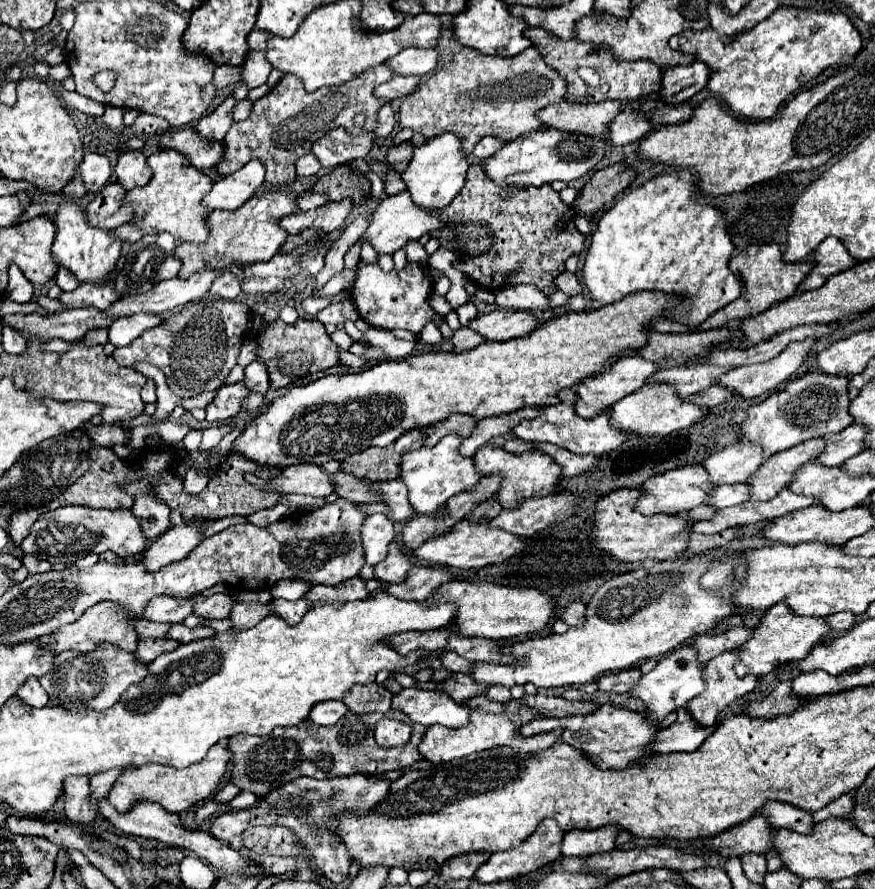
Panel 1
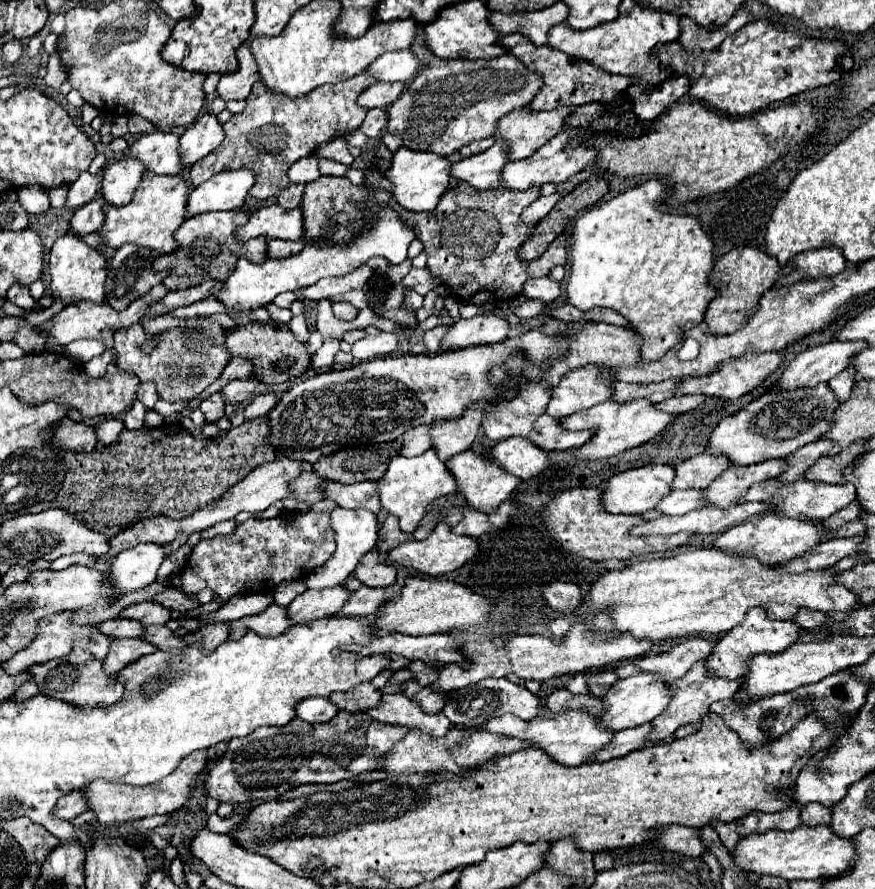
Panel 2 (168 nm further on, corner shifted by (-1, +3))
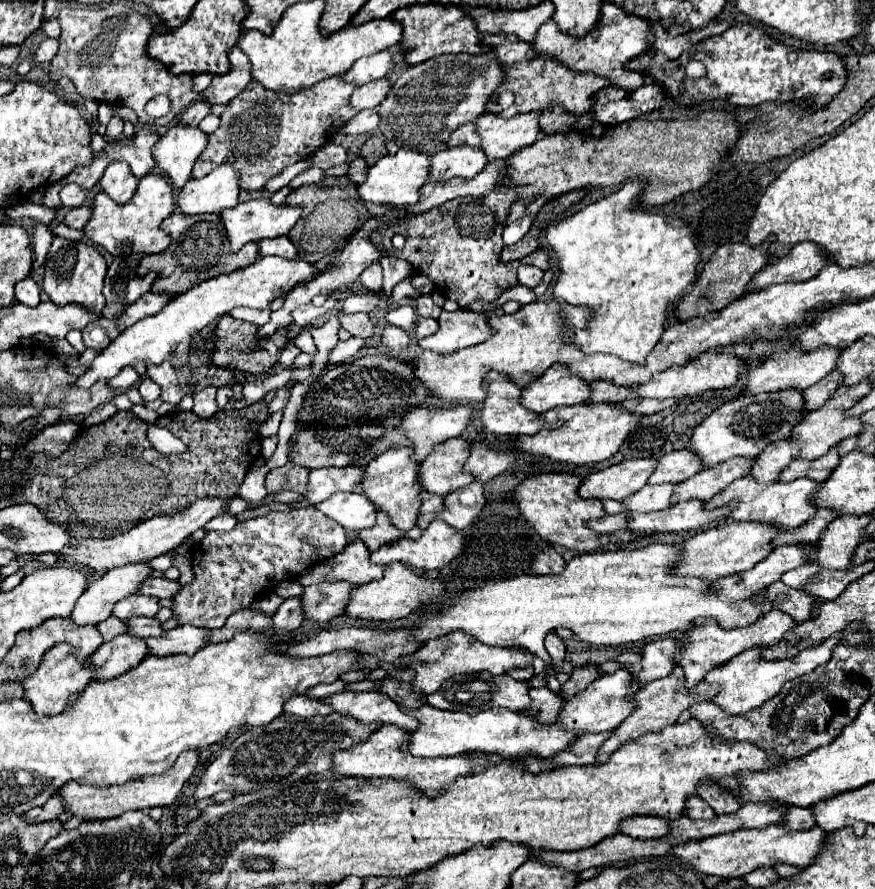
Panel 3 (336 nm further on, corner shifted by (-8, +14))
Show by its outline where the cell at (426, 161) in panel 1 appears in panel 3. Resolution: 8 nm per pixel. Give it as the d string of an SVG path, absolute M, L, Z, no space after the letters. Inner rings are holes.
M399 148L399 152L395 156L387 154L367 170L367 180L363 184L359 184L359 196L365 202L389 204L389 206L417 204L421 198L421 188L427 184L427 180L431 176L429 168L431 168L431 158L427 154Z

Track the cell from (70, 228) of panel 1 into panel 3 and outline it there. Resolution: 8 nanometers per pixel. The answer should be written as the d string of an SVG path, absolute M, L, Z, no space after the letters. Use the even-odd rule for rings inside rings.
M55 236L43 268L45 268L43 290L49 294L49 298L55 304L75 302L75 304L91 308L93 312L101 312L101 308L105 306L103 280L107 274L107 262L99 254L97 248L93 248L85 242L73 242L73 240L65 240L65 238Z

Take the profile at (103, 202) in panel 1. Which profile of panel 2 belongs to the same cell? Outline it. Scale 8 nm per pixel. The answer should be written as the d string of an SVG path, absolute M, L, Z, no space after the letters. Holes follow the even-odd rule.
M96 195L90 203L82 205L78 211L74 211L74 215L70 219L70 231L78 233L78 235L96 233L104 223L102 205L104 205L102 195Z

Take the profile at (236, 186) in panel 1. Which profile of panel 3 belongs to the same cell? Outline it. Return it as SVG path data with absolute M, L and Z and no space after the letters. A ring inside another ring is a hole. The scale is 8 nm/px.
M221 164L203 178L191 178L177 194L177 204L185 214L207 214L233 208L239 202L239 172L233 164Z

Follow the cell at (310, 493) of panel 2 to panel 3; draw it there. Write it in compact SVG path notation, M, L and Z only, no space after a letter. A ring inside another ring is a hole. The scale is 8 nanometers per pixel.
M287 462L281 468L275 468L265 478L269 492L281 492L281 490L293 490L299 494L307 494L309 486L309 468L297 466L293 462Z

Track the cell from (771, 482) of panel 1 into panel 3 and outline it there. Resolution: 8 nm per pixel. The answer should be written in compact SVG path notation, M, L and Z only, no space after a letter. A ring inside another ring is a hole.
M737 456L733 460L717 464L715 468L703 468L703 472L691 476L689 480L685 480L677 486L677 500L673 500L673 504L681 502L681 500L689 500L689 498L707 502L715 494L723 492L737 478L749 476L751 466L753 466L753 458Z

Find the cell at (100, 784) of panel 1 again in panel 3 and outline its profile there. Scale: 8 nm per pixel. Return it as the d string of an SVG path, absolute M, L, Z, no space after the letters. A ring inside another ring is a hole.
M53 794L41 808L33 808L31 812L27 812L25 814L25 818L27 820L31 820L31 822L43 822L43 820L53 820L53 818L59 818L59 814L63 814L65 812L65 808L63 808L65 804L63 804L63 800L61 800L61 796L59 794Z

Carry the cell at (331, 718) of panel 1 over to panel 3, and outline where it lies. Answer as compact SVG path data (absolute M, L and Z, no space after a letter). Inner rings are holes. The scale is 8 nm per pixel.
M295 694L285 702L285 714L295 714L301 718L315 716L315 714L327 716L331 712L335 712L335 710L329 704L325 704L325 700L315 700L305 694Z

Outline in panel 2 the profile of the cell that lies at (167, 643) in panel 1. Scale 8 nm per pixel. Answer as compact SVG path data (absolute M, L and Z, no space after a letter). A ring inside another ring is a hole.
M114 639L110 643L110 651L104 659L104 669L108 675L116 675L126 665L130 665L136 659L140 659L142 655L148 655L154 651L156 649L150 643L146 643L144 639Z

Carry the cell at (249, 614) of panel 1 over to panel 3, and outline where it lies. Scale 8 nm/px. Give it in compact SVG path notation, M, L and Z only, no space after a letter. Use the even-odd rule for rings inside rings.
M189 624L177 626L175 630L165 632L165 636L153 640L145 640L149 644L151 654L155 656L169 656L169 654L187 654L193 656L197 650L207 646L207 636L211 634L209 628L195 628Z

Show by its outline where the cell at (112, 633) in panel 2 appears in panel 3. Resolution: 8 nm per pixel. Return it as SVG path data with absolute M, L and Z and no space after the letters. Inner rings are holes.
M109 616L105 622L97 624L97 628L99 628L101 636L105 638L105 642L107 642L107 640L111 640L113 636L119 636L119 634L125 634L125 632L129 632L127 624L125 624L123 620L115 618L115 616Z

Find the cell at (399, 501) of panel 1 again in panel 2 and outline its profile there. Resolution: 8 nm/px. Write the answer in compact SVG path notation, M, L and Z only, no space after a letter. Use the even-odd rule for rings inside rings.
M326 481L326 499L344 509L368 509L380 513L380 499L376 493L376 481L362 481L352 485Z

